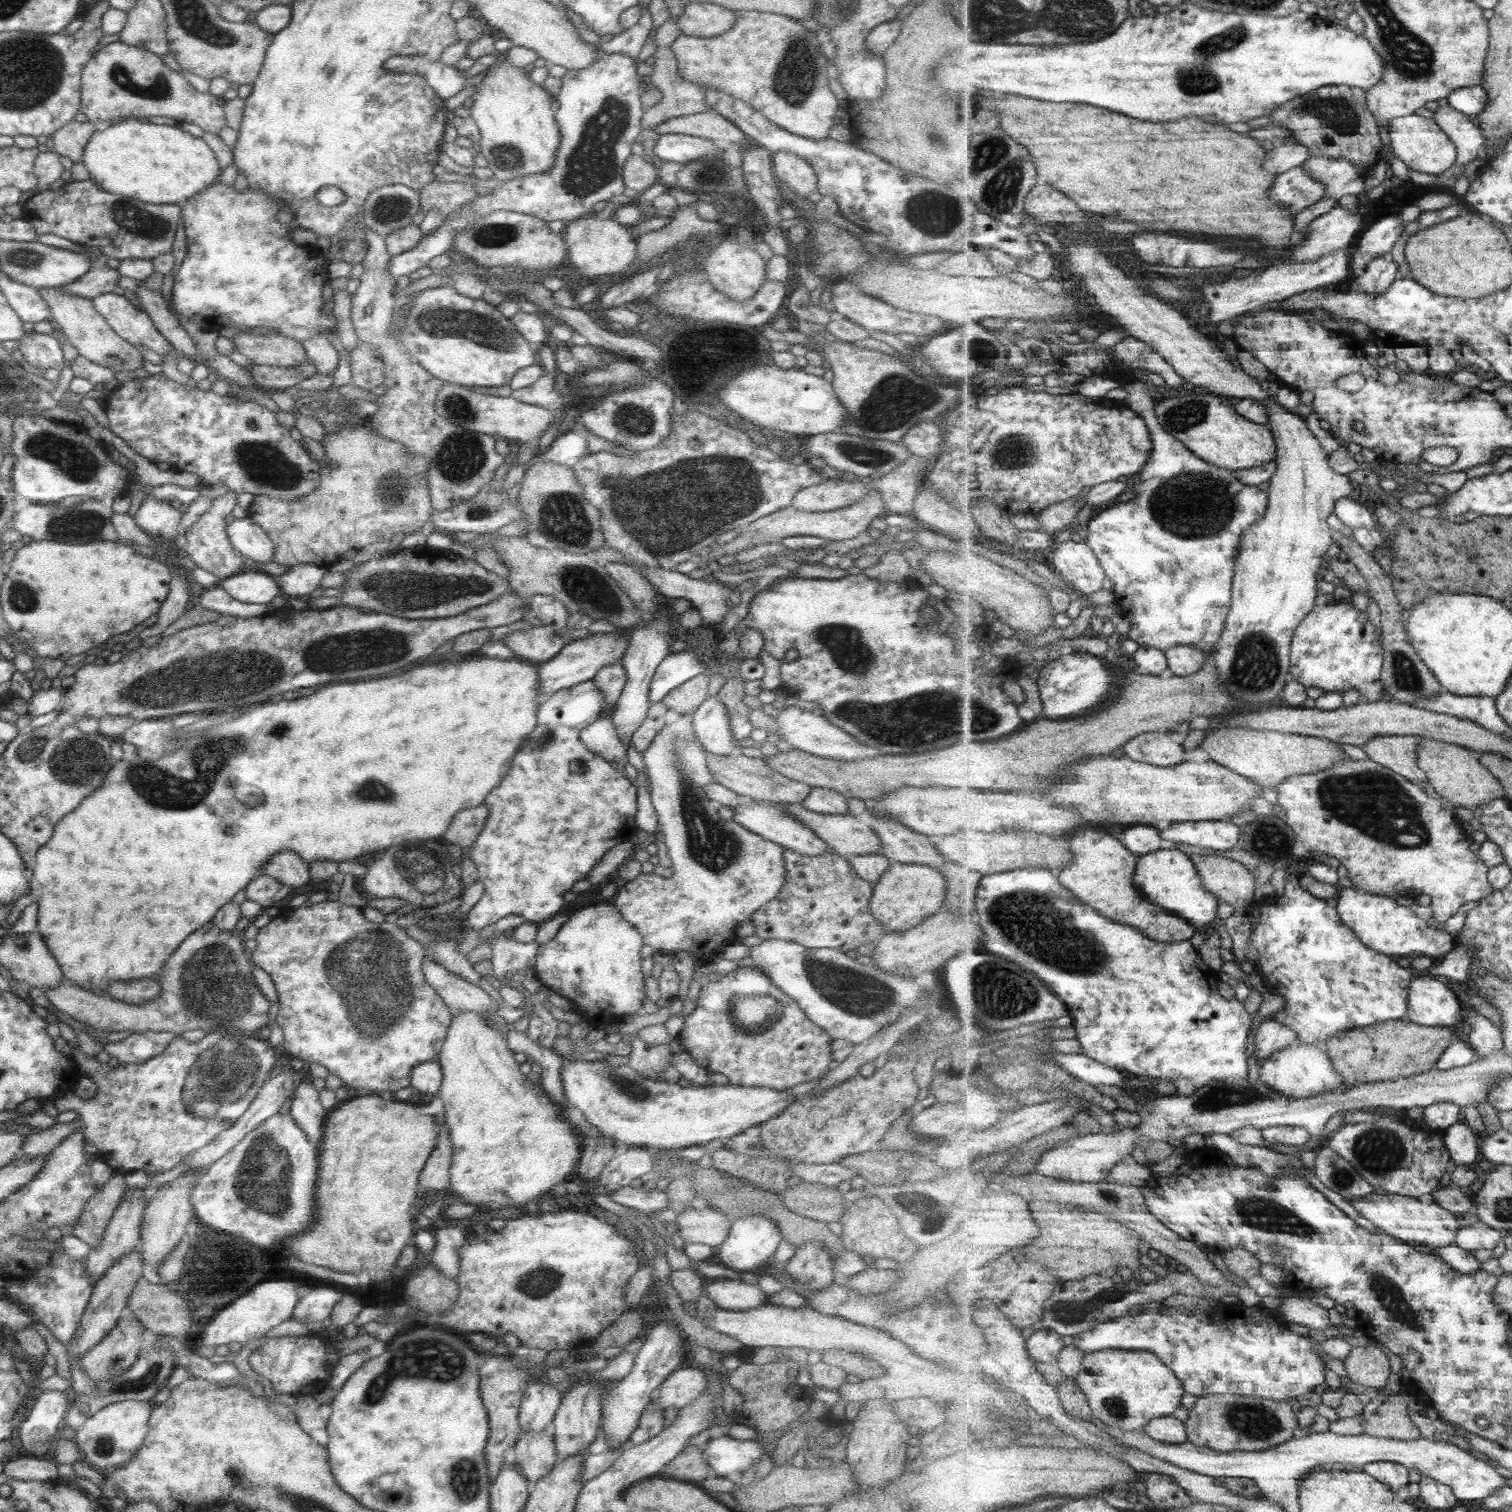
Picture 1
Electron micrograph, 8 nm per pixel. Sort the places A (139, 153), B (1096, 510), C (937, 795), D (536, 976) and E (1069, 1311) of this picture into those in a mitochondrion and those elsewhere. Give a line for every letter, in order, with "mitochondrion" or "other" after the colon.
A: other
B: other
C: other
D: other
E: mitochondrion

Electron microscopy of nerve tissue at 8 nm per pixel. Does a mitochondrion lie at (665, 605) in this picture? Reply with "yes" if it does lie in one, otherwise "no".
no

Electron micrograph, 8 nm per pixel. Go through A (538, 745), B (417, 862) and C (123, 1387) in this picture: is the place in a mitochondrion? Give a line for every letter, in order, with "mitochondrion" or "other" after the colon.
A: mitochondrion
B: mitochondrion
C: mitochondrion

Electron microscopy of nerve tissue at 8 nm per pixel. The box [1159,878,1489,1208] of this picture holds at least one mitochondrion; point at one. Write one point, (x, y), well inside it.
(1379, 1150)

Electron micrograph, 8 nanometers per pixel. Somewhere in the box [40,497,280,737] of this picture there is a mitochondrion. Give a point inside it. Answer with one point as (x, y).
(81, 525)

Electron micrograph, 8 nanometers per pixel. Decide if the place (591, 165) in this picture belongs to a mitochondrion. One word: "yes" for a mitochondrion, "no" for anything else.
yes

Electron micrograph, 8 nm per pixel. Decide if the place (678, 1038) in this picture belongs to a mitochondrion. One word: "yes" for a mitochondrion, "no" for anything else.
no

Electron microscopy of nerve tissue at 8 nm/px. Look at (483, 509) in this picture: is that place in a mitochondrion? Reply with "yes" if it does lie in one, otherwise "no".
yes

